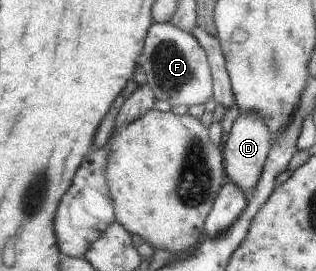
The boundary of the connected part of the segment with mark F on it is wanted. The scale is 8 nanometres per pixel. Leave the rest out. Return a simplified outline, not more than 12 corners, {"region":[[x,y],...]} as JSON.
{"region":[[155,22],[140,67],[159,101],[189,109],[214,98],[196,35]]}

